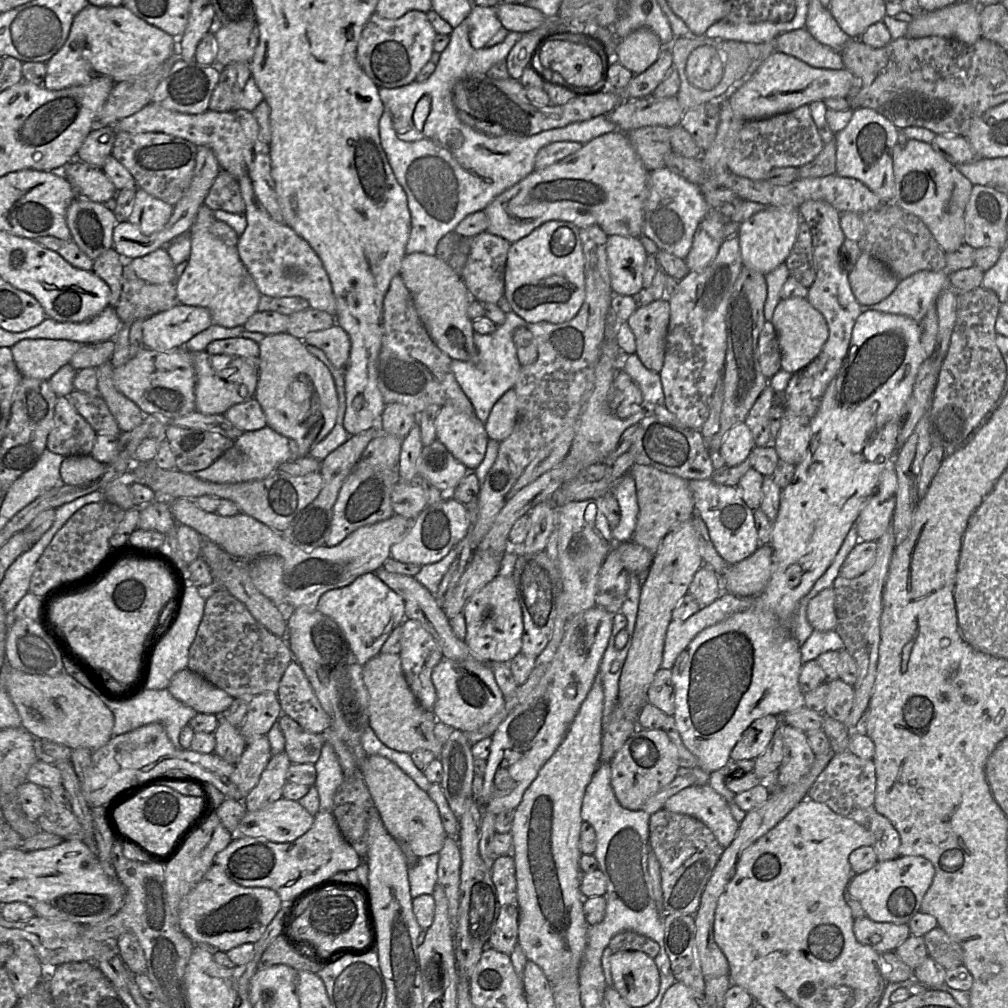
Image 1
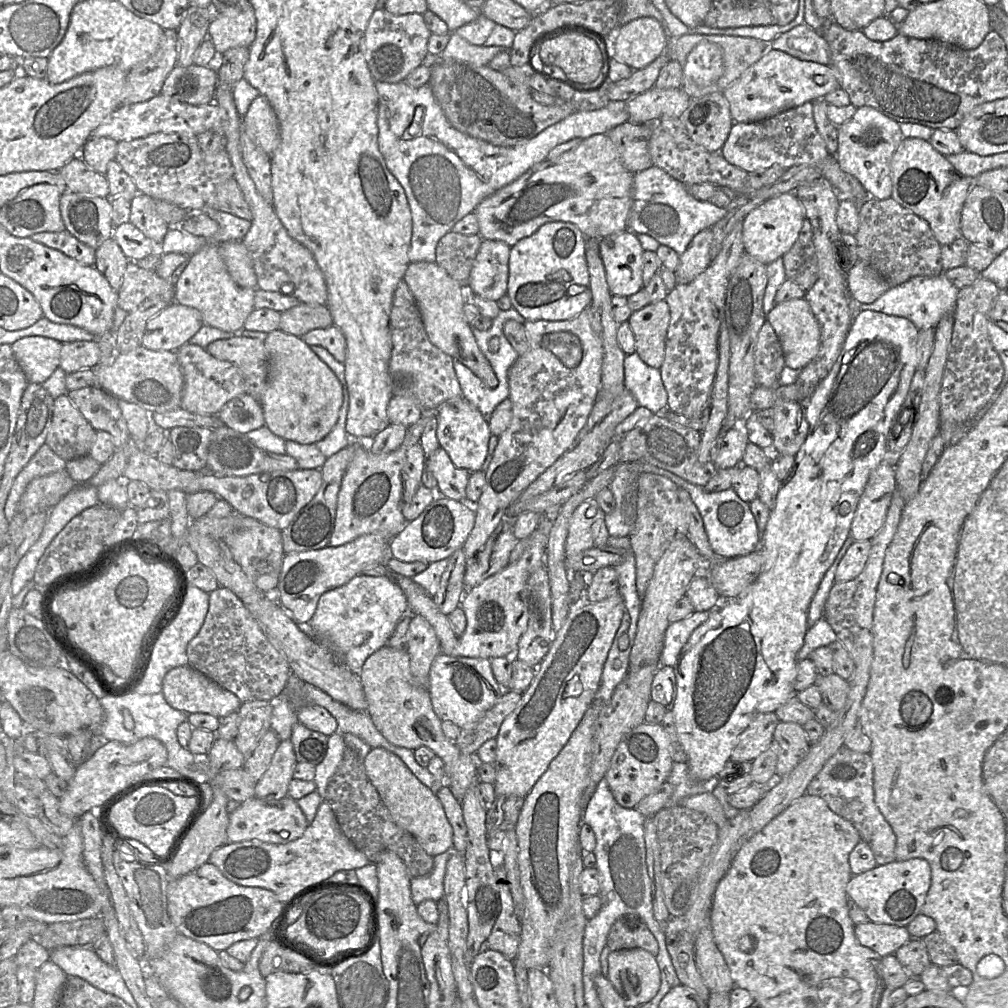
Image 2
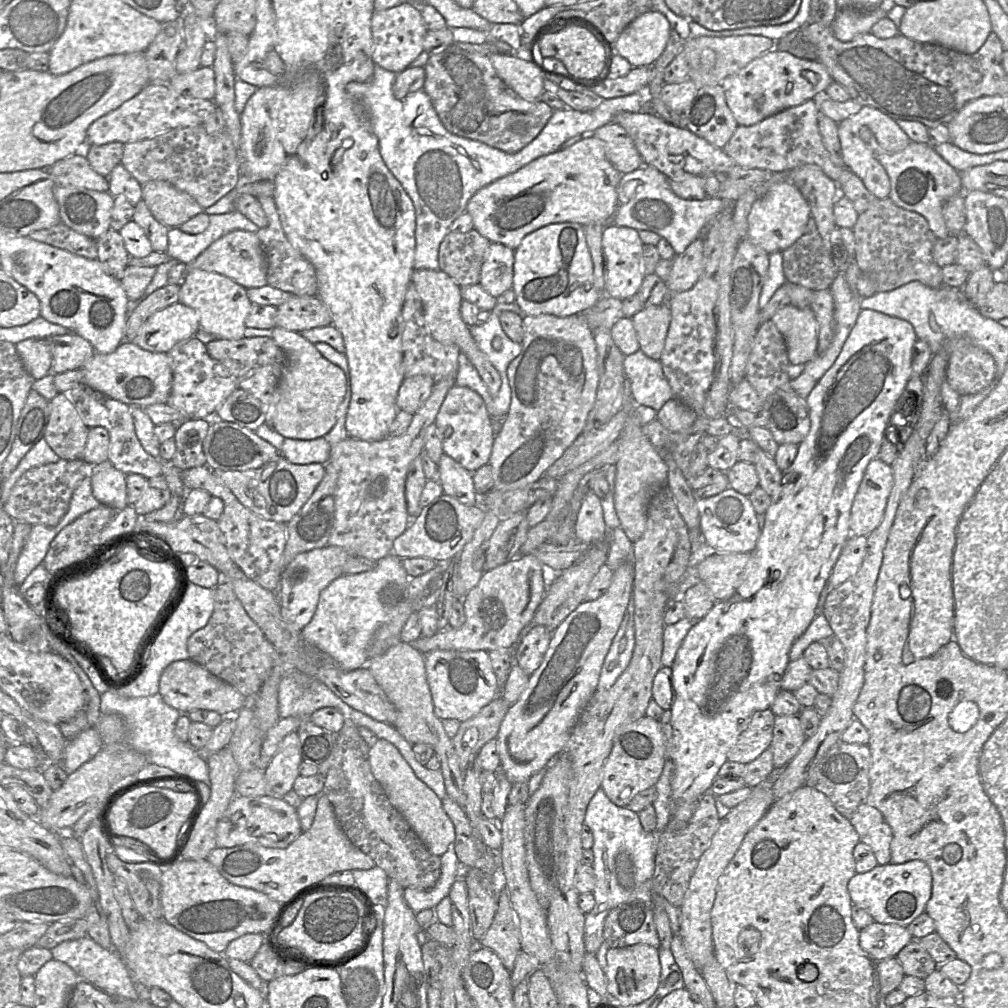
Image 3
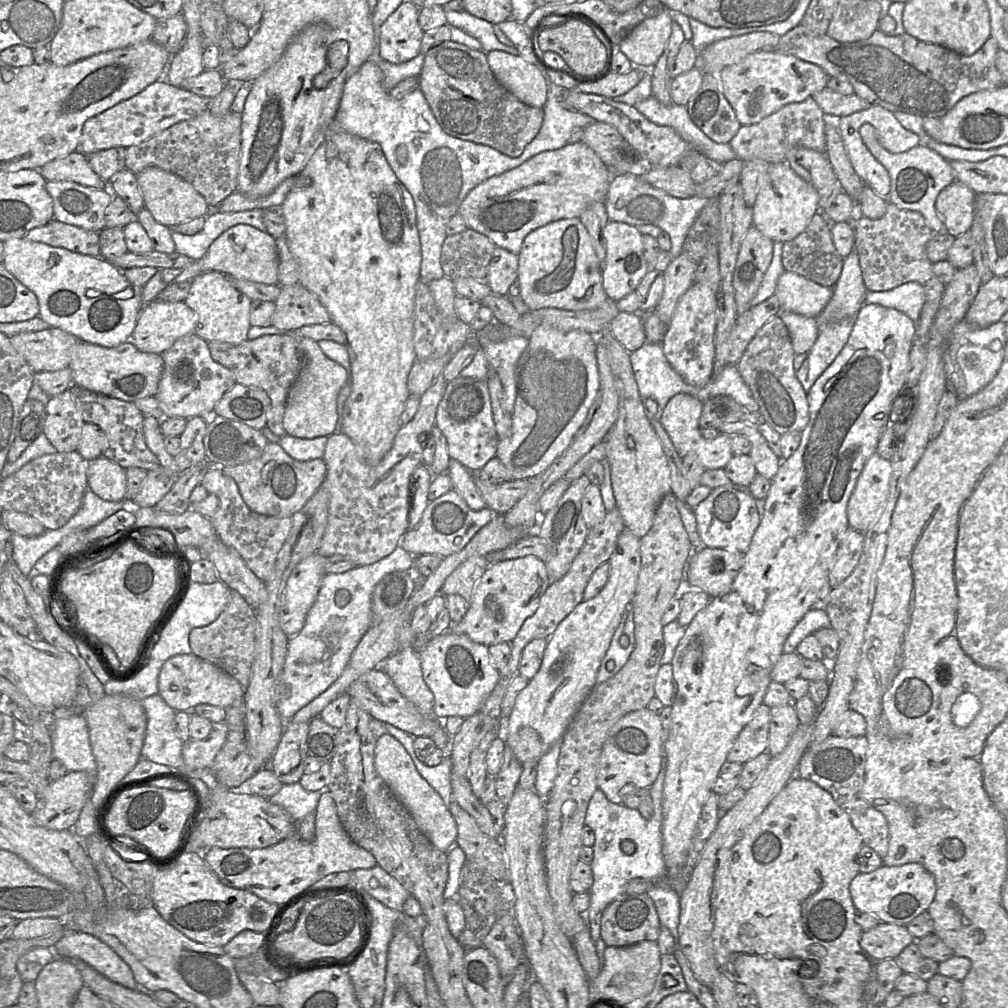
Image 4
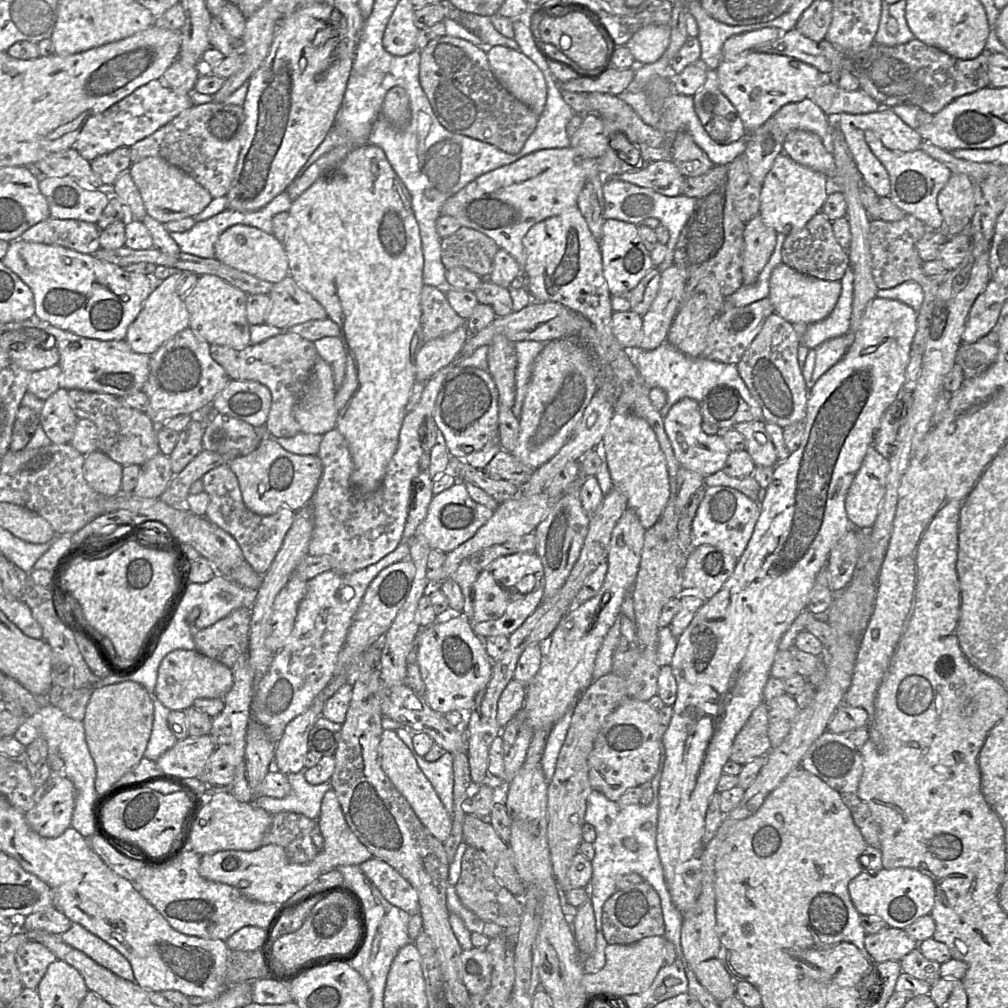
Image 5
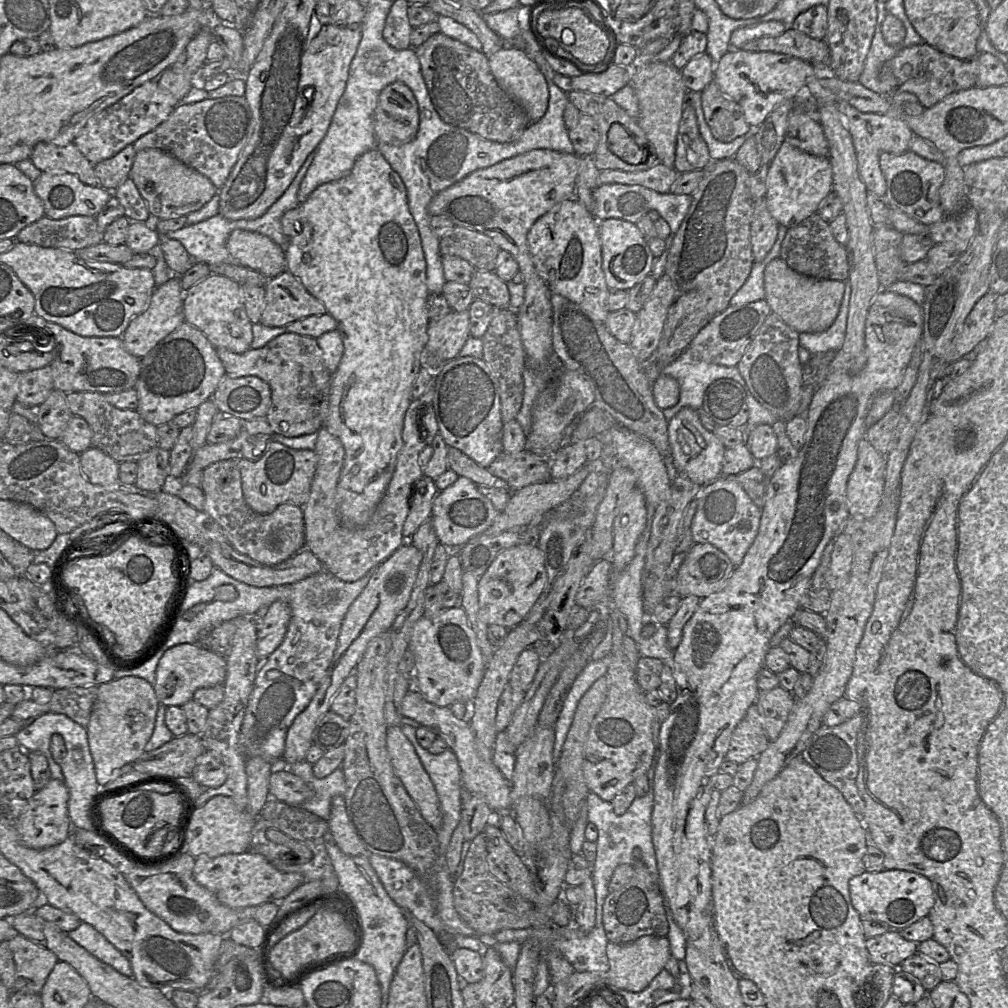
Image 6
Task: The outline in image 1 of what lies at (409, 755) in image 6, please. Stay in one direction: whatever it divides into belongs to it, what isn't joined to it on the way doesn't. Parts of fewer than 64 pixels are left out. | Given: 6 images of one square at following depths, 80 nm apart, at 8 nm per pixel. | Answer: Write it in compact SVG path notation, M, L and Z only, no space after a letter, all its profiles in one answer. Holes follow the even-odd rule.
M380 755L358 762L375 808L385 828L398 842L407 843L419 858L439 853L447 834L436 803L397 764Z

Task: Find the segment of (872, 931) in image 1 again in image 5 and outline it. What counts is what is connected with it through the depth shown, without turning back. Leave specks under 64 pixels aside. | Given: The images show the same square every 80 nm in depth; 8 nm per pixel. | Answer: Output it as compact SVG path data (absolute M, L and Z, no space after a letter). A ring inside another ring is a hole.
M893 927L866 934L864 938L864 947L875 963L887 960L900 961L917 945L918 942L909 937L904 929Z

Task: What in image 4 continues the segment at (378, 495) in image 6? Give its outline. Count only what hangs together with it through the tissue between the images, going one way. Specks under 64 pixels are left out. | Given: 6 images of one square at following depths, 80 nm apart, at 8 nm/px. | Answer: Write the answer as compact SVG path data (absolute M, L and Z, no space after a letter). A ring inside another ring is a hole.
M332 126L326 133L323 142L315 150L303 170L297 175L297 178L297 185L287 194L280 206L285 223L284 237L289 251L298 262L301 285L317 297L326 308L330 316L330 322L338 326L344 335L344 345L350 362L352 387L351 393L344 404L341 431L357 445L366 463L375 466L390 451L395 436L402 426L401 414L410 395L407 387L408 374L416 360L413 345L413 313L415 287L420 280L421 251L414 202L410 193L390 168L377 142L360 138Z

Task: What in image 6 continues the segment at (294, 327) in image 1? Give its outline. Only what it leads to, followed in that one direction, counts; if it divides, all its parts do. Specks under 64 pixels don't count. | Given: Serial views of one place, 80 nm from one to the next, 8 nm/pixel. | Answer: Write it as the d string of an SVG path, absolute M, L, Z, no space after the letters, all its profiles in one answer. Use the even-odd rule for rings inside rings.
M285 270L268 280L260 320L263 325L286 327L294 321L324 313L325 306L289 271Z

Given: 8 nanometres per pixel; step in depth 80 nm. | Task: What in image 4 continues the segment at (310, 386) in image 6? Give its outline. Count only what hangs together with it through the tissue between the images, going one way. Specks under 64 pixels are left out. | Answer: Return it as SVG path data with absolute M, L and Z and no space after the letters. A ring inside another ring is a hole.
M282 332L281 334L262 335L239 344L210 341L208 347L211 357L233 373L236 383L261 388L268 394L270 408L266 427L279 437L286 435L283 416L287 395L305 361L295 339L295 333Z

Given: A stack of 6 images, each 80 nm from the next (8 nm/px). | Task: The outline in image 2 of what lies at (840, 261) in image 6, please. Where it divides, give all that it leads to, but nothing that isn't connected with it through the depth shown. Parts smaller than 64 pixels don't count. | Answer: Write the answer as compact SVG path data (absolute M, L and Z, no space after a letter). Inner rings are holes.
M804 219L797 240L782 259L787 279L807 292L818 279L818 260L813 244L813 229L808 219Z

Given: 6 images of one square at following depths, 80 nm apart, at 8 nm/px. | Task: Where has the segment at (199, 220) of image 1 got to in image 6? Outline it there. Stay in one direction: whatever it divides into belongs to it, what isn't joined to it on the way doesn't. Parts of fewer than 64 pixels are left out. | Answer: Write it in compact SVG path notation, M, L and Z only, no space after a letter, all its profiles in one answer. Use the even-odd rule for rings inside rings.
M209 274L184 293L185 321L198 328L216 347L224 347L235 353L251 348L252 326L244 304L241 285L222 275Z

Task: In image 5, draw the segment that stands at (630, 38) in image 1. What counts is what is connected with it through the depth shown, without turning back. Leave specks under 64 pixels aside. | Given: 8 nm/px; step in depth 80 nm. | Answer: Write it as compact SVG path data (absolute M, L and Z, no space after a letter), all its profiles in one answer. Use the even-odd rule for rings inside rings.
M648 25L637 31L626 43L635 61L641 64L656 62L670 42L670 25Z

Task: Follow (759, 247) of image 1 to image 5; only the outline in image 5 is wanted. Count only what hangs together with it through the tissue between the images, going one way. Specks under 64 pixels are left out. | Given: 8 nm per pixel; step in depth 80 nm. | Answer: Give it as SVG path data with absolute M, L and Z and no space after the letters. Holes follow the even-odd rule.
M780 153L762 182L759 216L777 233L786 236L803 228L821 208L833 187L824 174L803 166Z

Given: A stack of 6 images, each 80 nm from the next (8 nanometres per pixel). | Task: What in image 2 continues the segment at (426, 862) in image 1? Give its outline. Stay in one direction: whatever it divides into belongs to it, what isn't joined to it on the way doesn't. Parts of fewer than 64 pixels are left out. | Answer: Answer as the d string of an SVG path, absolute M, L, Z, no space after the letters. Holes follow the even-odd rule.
M451 849L434 856L434 867L429 875L410 879L411 897L415 905L425 900L438 902L444 899L446 865L453 851Z

